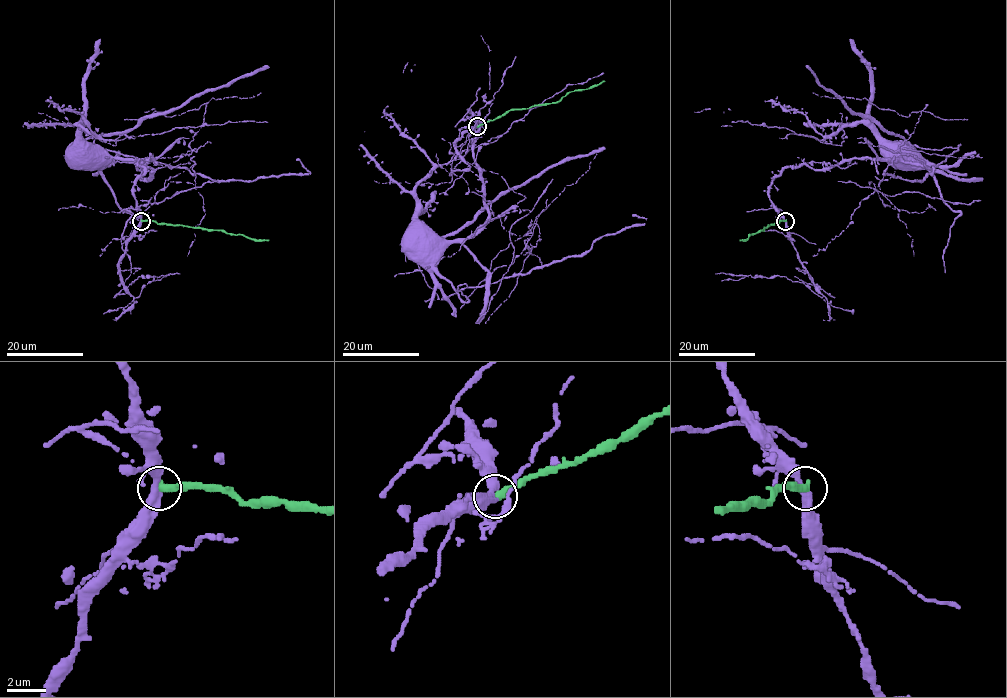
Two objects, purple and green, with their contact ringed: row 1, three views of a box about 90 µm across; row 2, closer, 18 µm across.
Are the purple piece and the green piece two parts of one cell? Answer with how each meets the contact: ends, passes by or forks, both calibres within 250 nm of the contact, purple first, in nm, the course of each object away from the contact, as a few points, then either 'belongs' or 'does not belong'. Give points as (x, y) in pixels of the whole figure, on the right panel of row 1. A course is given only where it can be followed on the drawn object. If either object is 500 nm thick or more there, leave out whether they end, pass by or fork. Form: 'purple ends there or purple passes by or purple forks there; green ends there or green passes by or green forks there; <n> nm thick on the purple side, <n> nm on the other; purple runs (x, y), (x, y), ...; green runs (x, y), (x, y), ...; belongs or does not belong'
purple passes by; green ends there; 400 nm thick on the purple side, 400 nm on the other; purple runs (786, 220), (769, 198), (768, 187), (788, 167), (824, 169), (853, 159), (897, 159), (902, 147); green runs (786, 220), (749, 235), (746, 239), (740, 239); does not belong

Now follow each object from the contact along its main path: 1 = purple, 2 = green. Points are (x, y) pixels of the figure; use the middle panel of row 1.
1: (476, 127), (470, 109), (480, 125), (473, 159), (488, 219), (465, 238), (421, 243)
2: (477, 127), (509, 110), (557, 103), (571, 91), (592, 87), (605, 81)

